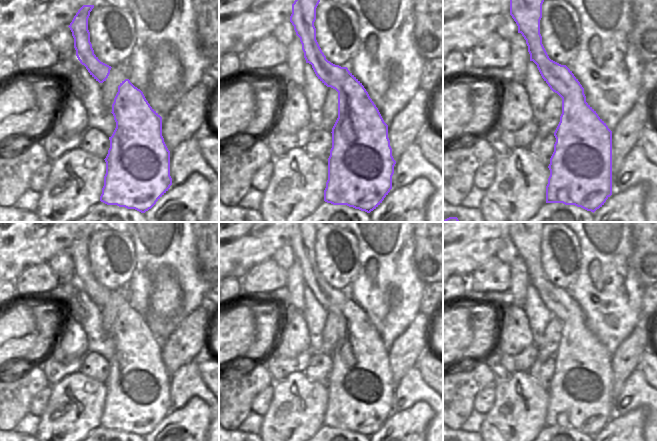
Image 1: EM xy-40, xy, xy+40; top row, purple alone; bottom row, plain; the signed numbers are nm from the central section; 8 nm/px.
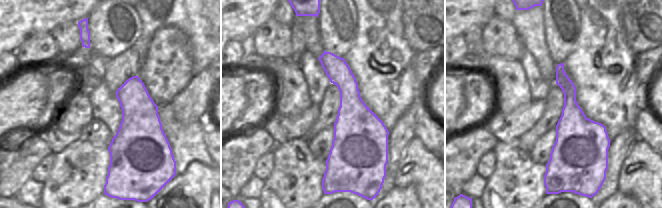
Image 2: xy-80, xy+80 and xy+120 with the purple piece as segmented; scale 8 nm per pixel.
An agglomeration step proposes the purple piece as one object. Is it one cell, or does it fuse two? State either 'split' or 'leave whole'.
split

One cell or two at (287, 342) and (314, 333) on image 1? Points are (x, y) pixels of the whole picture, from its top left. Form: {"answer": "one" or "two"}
{"answer": "two"}

